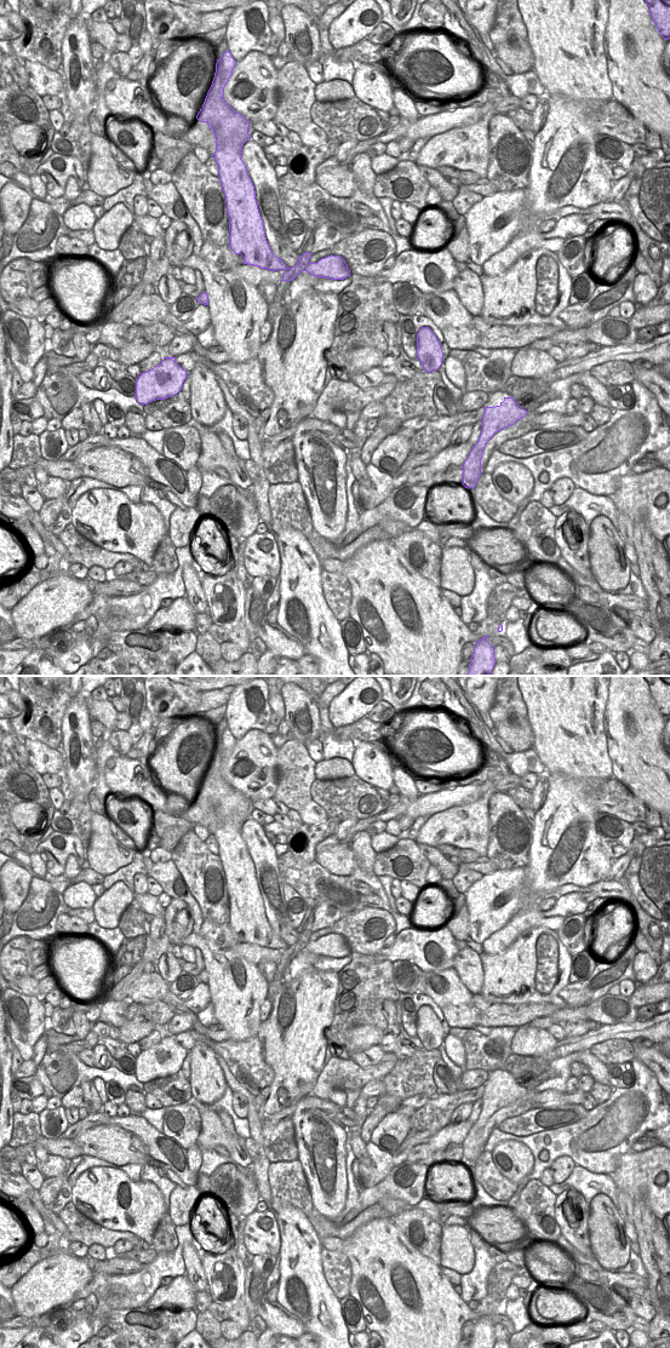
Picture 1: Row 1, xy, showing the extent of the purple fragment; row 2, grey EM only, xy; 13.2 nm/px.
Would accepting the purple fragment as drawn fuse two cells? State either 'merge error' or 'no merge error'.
no merge error

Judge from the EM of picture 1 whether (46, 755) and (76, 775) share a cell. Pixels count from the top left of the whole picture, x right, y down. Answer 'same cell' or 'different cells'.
different cells

